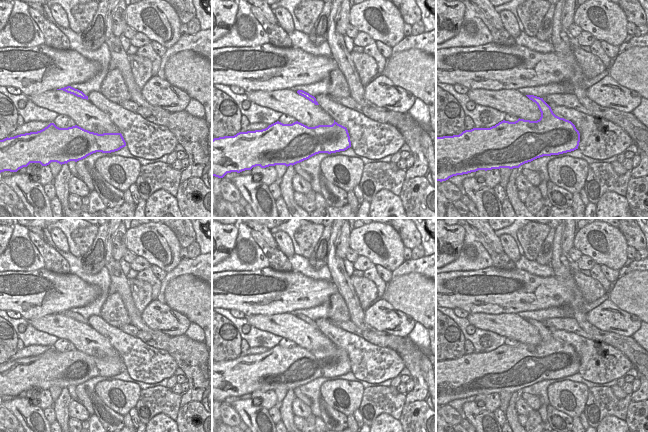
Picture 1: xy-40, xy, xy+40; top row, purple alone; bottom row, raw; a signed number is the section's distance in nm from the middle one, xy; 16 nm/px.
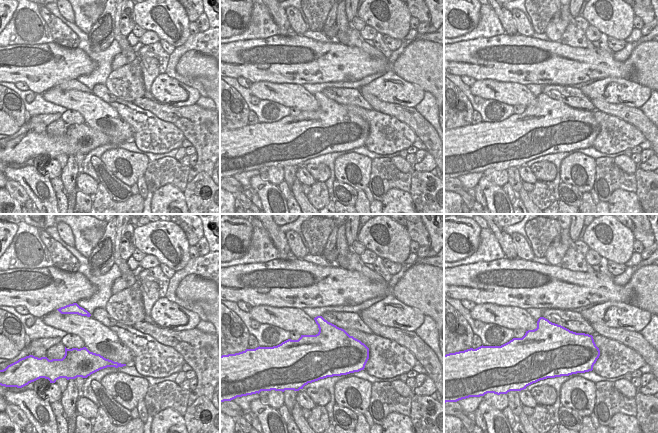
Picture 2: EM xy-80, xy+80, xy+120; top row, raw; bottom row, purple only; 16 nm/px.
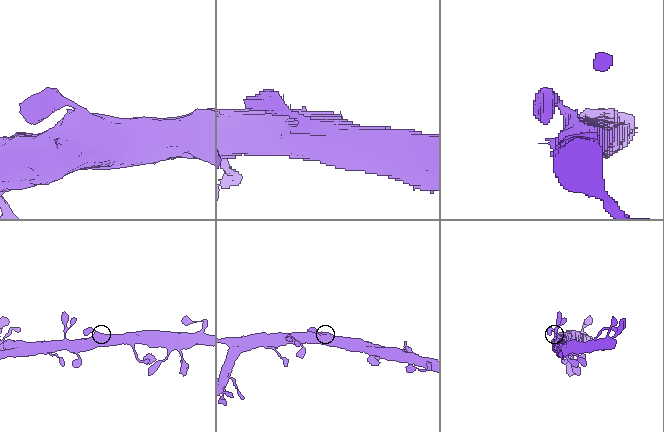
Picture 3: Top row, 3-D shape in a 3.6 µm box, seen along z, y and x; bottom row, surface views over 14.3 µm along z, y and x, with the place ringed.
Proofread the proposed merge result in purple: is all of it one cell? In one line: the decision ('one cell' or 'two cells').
one cell

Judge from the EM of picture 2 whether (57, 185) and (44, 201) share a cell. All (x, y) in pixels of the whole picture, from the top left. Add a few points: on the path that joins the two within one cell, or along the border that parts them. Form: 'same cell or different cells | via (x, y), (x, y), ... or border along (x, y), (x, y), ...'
different cells | border along (49, 180), (55, 192)

